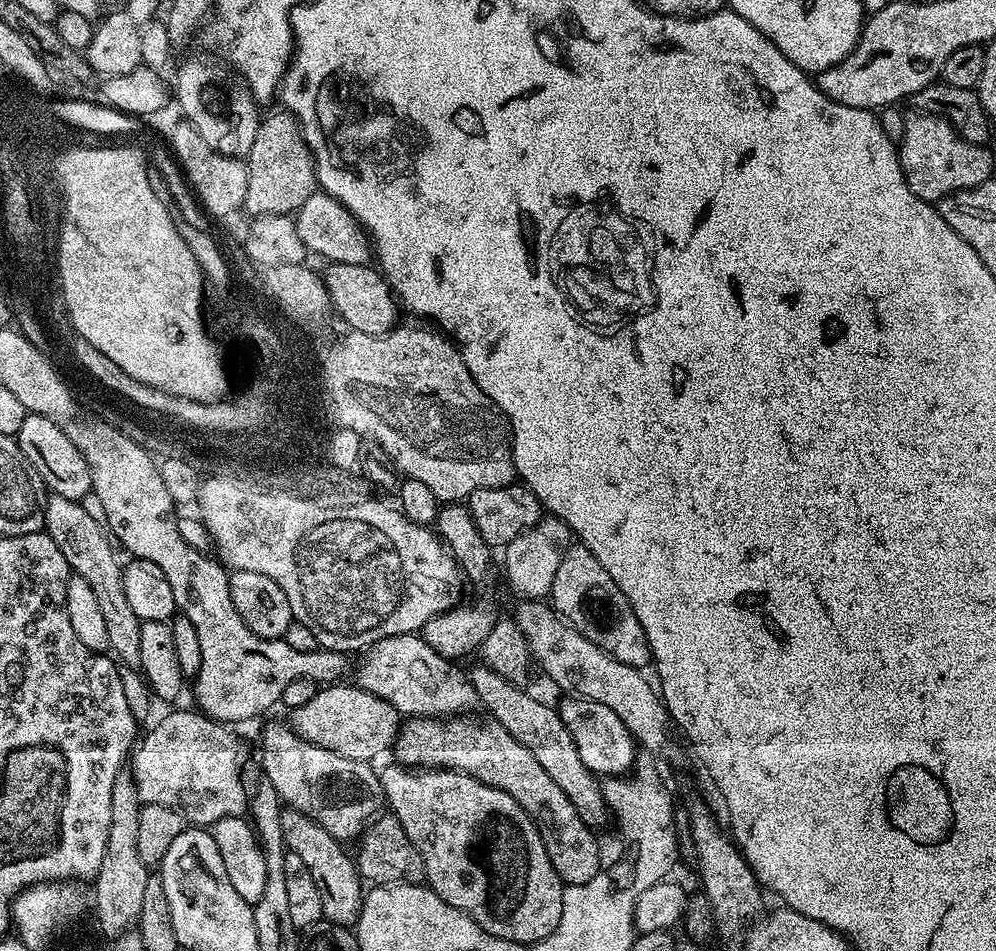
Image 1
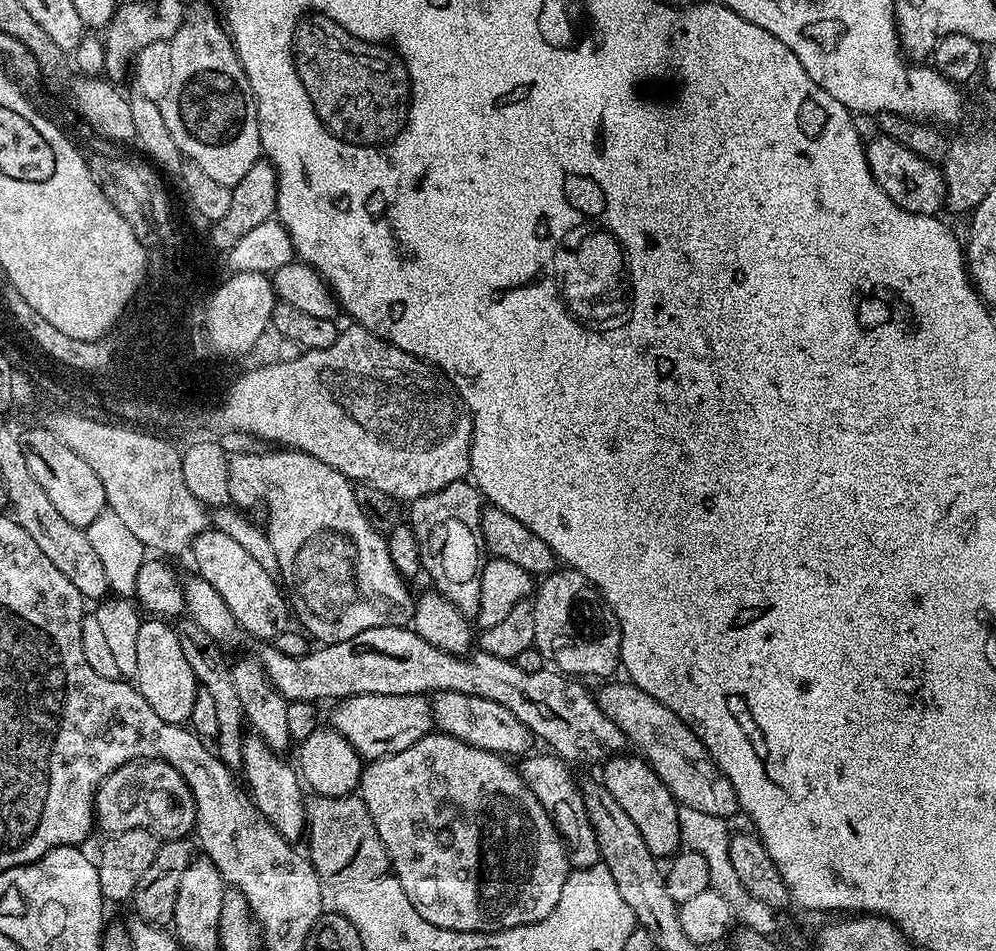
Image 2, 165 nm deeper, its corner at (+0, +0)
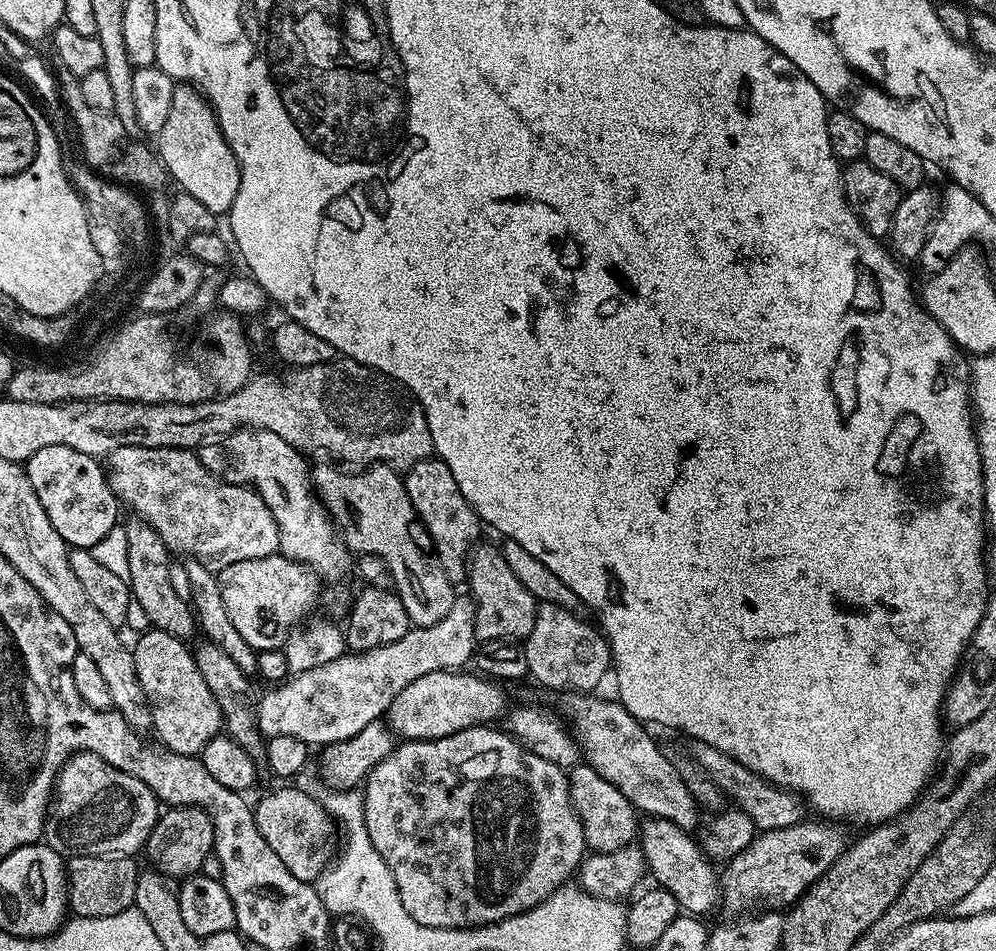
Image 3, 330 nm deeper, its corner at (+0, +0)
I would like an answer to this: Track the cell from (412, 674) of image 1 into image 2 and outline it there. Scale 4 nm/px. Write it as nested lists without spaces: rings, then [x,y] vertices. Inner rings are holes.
[[[438,692],[431,697],[430,703],[432,723],[439,731],[458,738],[478,750],[490,750],[505,758],[520,758],[533,751],[532,731],[522,722],[518,722],[518,718],[510,714],[506,706],[490,702],[490,698],[478,698],[458,692]]]

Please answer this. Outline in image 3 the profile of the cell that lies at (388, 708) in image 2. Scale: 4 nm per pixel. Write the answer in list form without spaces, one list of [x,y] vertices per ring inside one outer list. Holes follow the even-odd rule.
[[[445,670],[414,678],[414,682],[410,682],[410,686],[406,686],[388,707],[387,727],[405,741],[437,740],[458,734],[458,730],[491,725],[506,712],[504,692],[500,689],[503,687],[491,678],[475,675],[471,676],[468,670]]]

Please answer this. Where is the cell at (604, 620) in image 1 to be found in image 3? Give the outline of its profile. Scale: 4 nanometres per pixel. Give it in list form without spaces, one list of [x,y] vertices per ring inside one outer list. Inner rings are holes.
[[[540,604],[536,610],[534,630],[530,630],[528,639],[523,641],[526,654],[526,666],[528,676],[536,679],[544,688],[565,688],[568,694],[588,694],[604,680],[604,675],[609,675],[612,662],[612,649],[608,647],[608,641],[602,635],[599,627],[587,624],[580,614],[566,610],[562,606],[553,604]]]

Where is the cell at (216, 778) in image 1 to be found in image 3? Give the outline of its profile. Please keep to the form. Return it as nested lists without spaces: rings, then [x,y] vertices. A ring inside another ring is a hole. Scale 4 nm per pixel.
[[[77,752],[60,767],[54,777],[54,795],[50,814],[44,818],[43,843],[65,857],[73,856],[132,856],[148,842],[162,808],[156,795],[135,774],[110,766],[93,752]]]

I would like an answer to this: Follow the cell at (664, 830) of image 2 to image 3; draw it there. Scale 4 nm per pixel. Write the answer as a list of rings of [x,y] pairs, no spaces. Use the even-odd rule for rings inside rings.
[[[657,816],[645,819],[638,828],[638,843],[644,854],[647,871],[656,879],[653,881],[659,887],[670,890],[670,894],[674,894],[685,913],[704,918],[715,904],[717,907],[720,900],[720,882],[717,869],[712,869],[715,868],[713,861],[704,855],[699,843],[688,836],[691,835],[685,829]]]

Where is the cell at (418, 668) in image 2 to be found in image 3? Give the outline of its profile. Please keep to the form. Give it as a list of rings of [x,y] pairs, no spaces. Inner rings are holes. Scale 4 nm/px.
[[[568,694],[563,698],[559,711],[589,766],[602,774],[606,782],[618,786],[632,807],[645,817],[657,816],[666,822],[674,822],[674,826],[692,830],[702,816],[702,809],[691,797],[686,782],[682,782],[675,772],[671,755],[656,745],[655,738],[647,732],[649,729],[635,720],[619,699],[599,700],[596,694]]]

